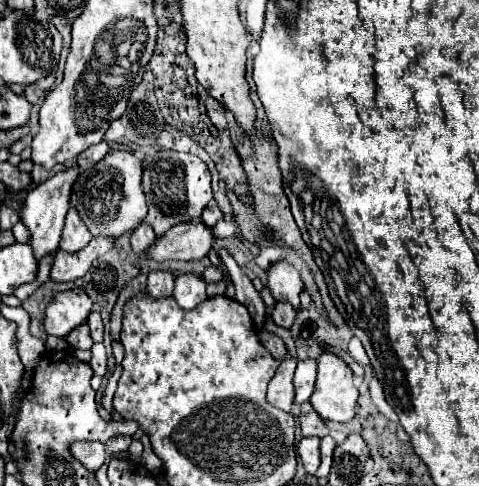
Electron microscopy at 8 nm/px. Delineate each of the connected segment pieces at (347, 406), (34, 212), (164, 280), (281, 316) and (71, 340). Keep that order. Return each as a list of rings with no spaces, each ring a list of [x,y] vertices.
[[[324,352],[318,358],[316,386],[310,404],[324,420],[350,422],[356,414],[358,388],[352,382],[352,370],[336,354]]]
[[[68,168],[64,172],[58,172],[56,176],[52,176],[50,180],[38,184],[26,198],[24,208],[20,210],[22,222],[26,224],[26,228],[30,230],[30,240],[28,244],[32,246],[32,252],[36,256],[36,260],[40,262],[46,254],[52,254],[54,250],[58,250],[58,242],[60,242],[60,232],[64,228],[64,216],[68,212],[68,200],[70,200],[70,192],[72,192],[72,184],[78,176],[78,170]]]
[[[156,270],[148,274],[148,292],[154,298],[166,298],[172,294],[174,290],[174,274],[166,272],[166,270]]]
[[[278,302],[276,308],[272,310],[272,320],[274,324],[282,326],[282,328],[290,328],[294,324],[294,318],[296,318],[296,310],[290,306],[290,304],[282,304]]]
[[[80,324],[78,328],[74,328],[68,336],[66,336],[66,342],[72,346],[72,348],[80,348],[80,350],[90,350],[92,348],[92,338],[90,338],[90,330],[88,330],[88,324]]]

